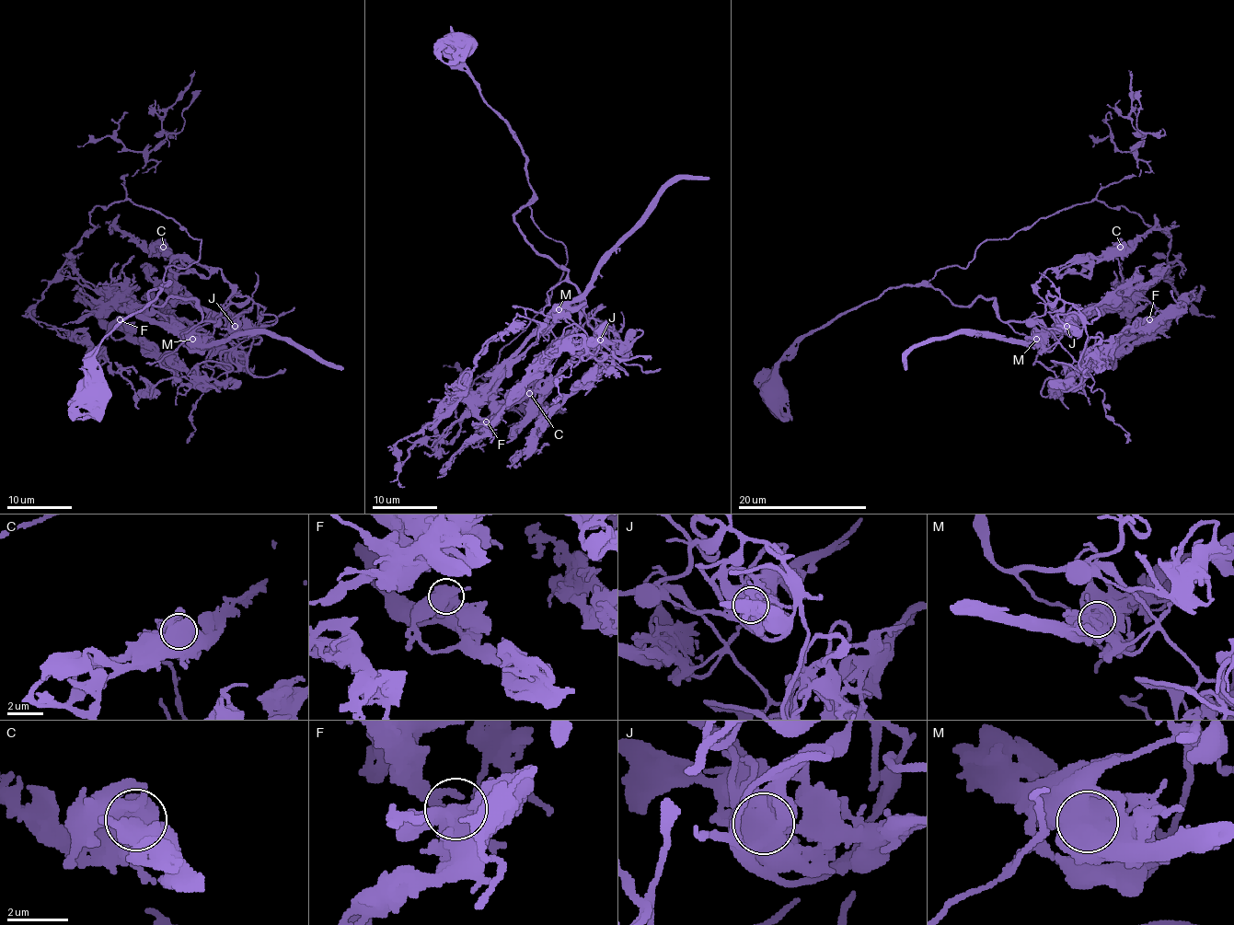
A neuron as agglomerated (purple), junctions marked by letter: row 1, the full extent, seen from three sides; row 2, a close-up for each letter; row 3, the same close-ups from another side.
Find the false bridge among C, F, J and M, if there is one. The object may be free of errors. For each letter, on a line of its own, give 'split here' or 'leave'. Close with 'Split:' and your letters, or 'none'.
C: leave
F: leave
J: leave
M: split here
Split: M

